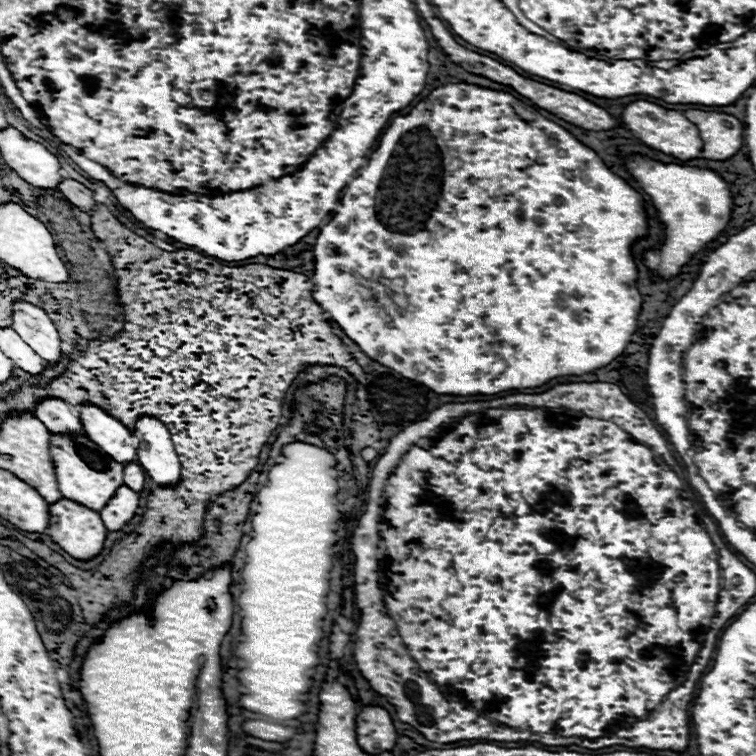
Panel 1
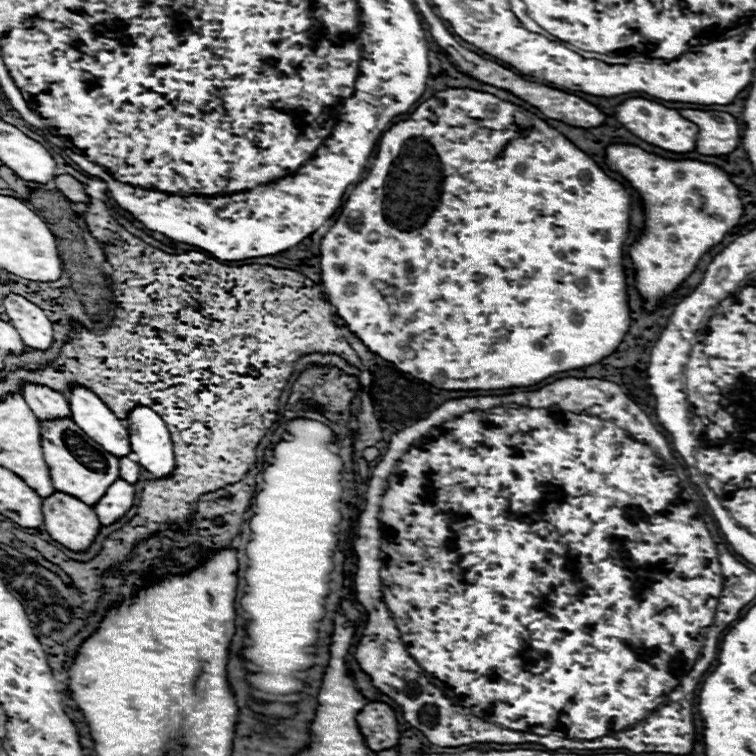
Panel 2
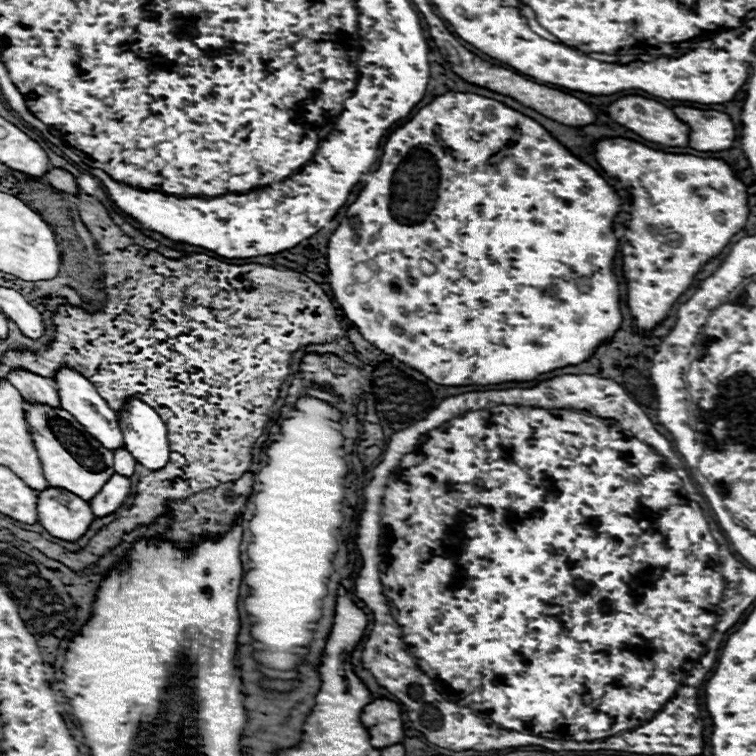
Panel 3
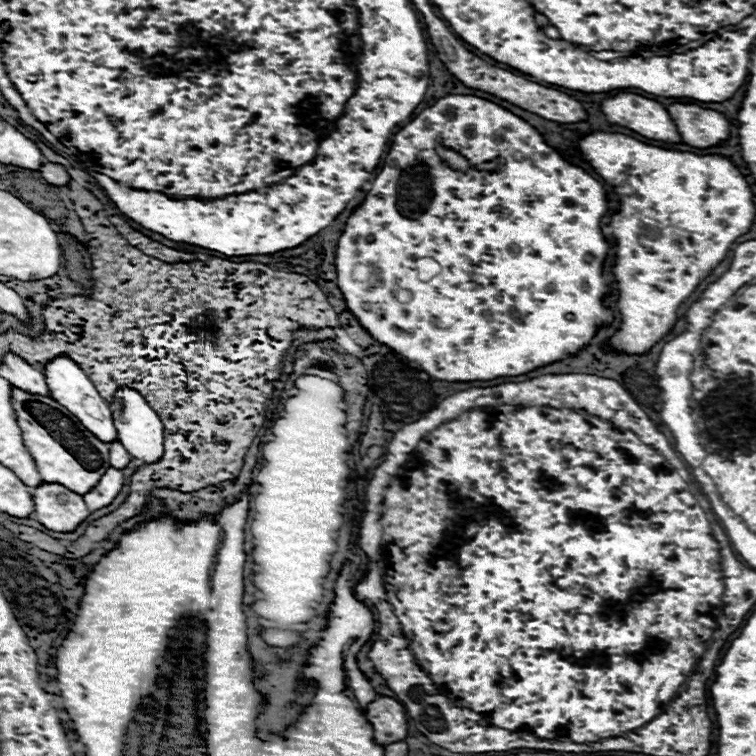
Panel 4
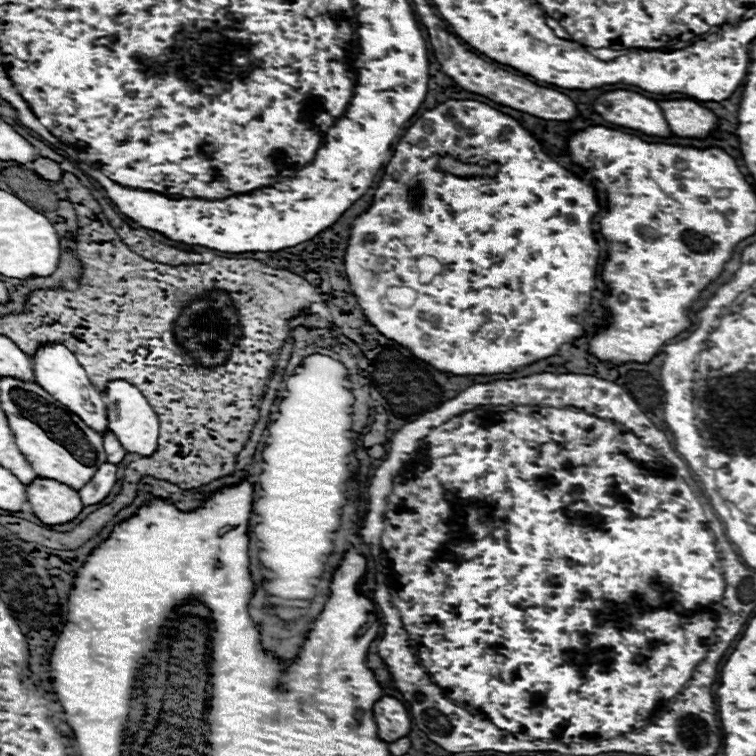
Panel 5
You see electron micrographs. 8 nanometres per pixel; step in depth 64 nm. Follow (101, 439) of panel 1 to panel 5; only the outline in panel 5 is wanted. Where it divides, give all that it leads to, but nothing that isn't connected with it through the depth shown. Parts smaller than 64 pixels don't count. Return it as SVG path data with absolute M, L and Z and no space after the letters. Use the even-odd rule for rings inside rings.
M44 344L36 350L36 354L32 356L32 362L34 362L34 378L48 394L54 394L54 398L58 402L62 402L68 410L74 410L74 414L78 414L88 426L92 426L100 434L104 430L108 430L108 426L106 426L106 406L102 402L102 396L96 392L94 384L88 380L88 376L84 372L84 368L78 364L76 356L66 346Z

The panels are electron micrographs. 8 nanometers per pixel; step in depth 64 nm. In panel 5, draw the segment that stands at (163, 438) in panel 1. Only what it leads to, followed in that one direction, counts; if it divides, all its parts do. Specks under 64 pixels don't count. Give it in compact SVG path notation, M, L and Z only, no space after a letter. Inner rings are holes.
M110 380L104 394L106 394L106 402L114 404L114 414L108 414L108 426L116 434L118 442L124 446L126 452L150 456L158 444L160 422L148 400L142 396L142 392L136 386L132 386L126 380Z

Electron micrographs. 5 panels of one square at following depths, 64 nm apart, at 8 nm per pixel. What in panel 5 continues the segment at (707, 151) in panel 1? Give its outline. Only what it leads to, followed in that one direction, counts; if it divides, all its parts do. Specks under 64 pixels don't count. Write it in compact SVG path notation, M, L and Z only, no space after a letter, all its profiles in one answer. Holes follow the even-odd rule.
M660 100L658 106L670 130L680 138L706 138L716 126L716 116L692 100Z

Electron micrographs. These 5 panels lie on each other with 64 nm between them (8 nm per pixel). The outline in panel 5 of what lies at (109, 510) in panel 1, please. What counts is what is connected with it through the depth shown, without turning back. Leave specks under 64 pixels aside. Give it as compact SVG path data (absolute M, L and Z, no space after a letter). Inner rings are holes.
M104 462L98 468L98 474L94 474L92 480L84 488L78 490L78 496L82 498L86 506L98 504L100 500L104 500L110 494L114 482L116 482L116 466L110 462Z

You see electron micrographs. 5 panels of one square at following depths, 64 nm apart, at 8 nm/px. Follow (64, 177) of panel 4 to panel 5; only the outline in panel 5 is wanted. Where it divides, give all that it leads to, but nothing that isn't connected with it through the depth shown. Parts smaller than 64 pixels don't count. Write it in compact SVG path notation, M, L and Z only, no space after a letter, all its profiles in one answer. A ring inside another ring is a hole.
M38 156L34 162L26 164L26 168L34 170L34 172L40 174L44 180L52 180L52 182L60 180L60 176L62 176L62 168L60 168L54 160L44 158L44 156Z

